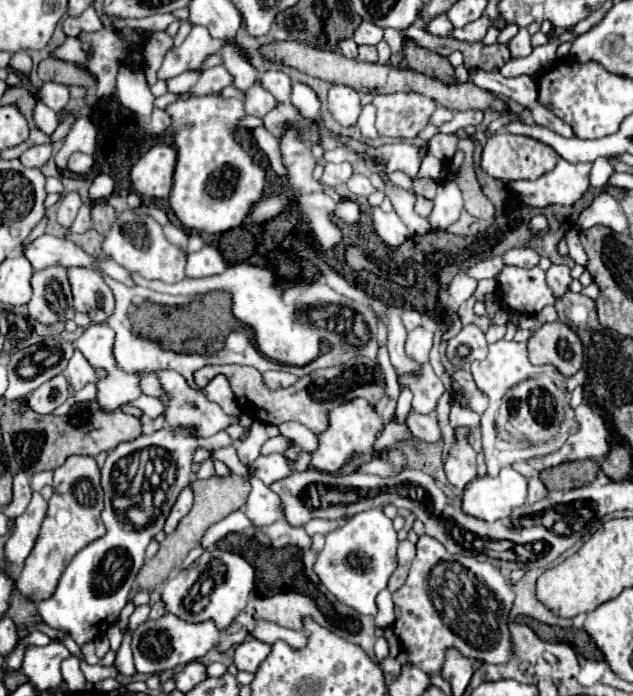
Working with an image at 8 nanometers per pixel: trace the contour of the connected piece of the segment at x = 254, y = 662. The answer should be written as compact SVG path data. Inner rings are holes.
M246 640L234 650L234 664L238 670L246 672L256 672L262 660L270 654L270 646L258 640Z

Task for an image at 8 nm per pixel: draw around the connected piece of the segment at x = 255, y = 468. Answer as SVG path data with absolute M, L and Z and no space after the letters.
M260 454L260 456L252 462L250 470L252 470L252 476L260 478L260 480L262 480L264 484L268 484L268 486L270 486L272 482L282 480L282 478L286 478L286 476L292 474L292 468L288 466L286 458L280 456L280 454L268 454L268 456L262 456L262 454Z

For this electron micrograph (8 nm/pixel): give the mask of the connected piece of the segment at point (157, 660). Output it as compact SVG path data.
M170 612L164 614L158 620L146 620L132 632L132 656L134 666L138 672L144 674L158 674L170 668L176 668L178 664L188 664L198 658L202 658L208 650L212 650L222 636L222 630L212 624L212 620L192 624L186 620L180 620L178 616L172 616Z

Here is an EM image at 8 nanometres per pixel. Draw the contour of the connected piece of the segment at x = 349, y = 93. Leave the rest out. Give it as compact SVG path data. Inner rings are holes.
M332 84L332 88L328 90L328 110L342 126L356 124L362 110L358 92L352 90L350 86Z

